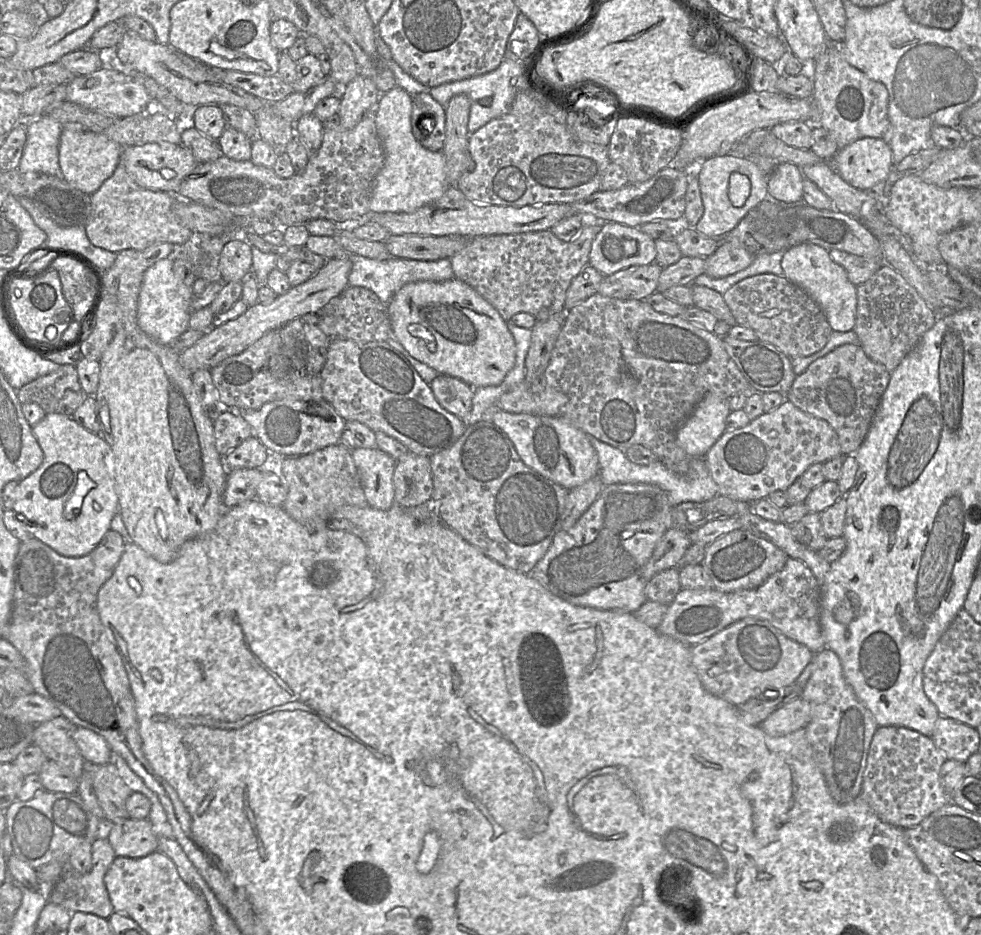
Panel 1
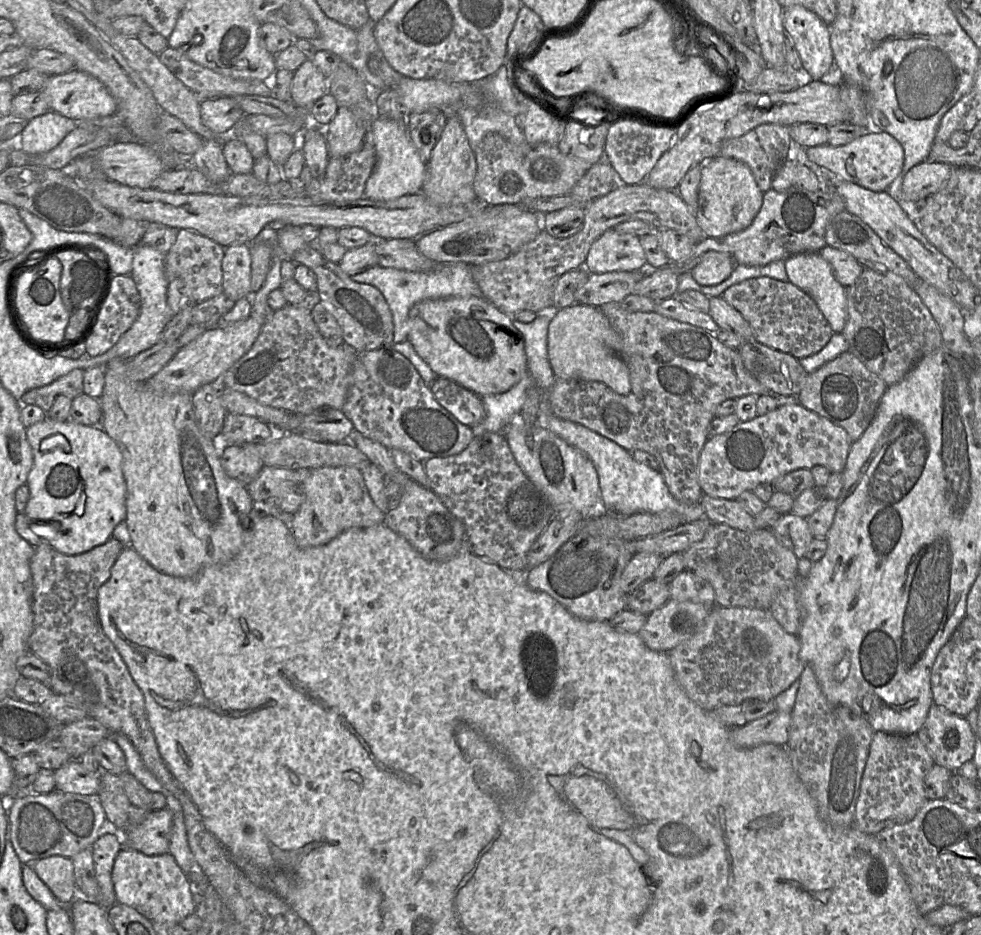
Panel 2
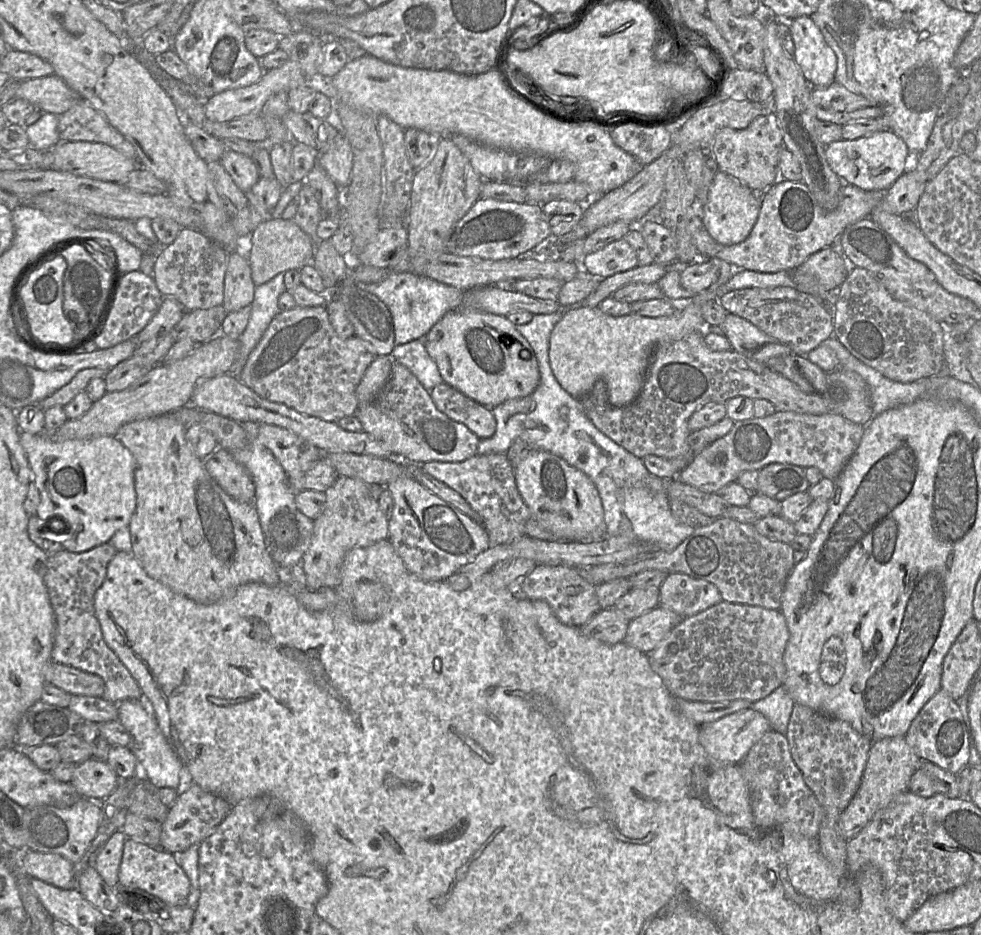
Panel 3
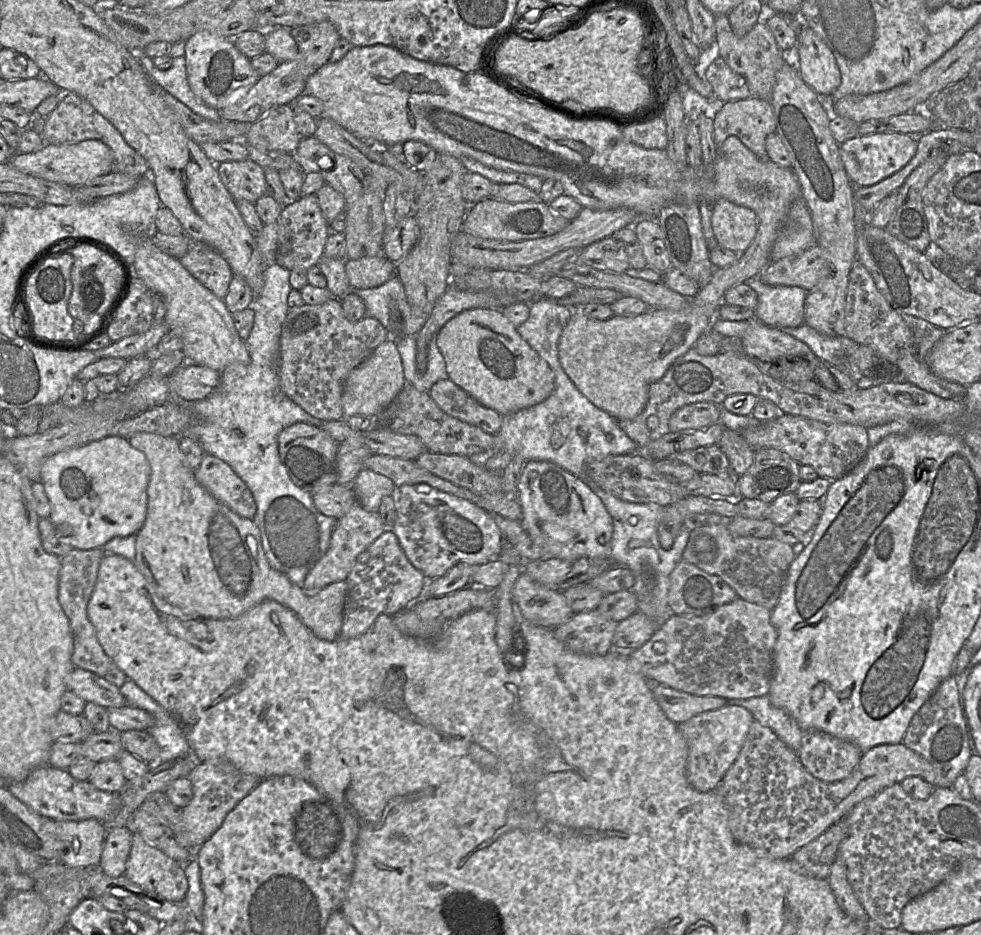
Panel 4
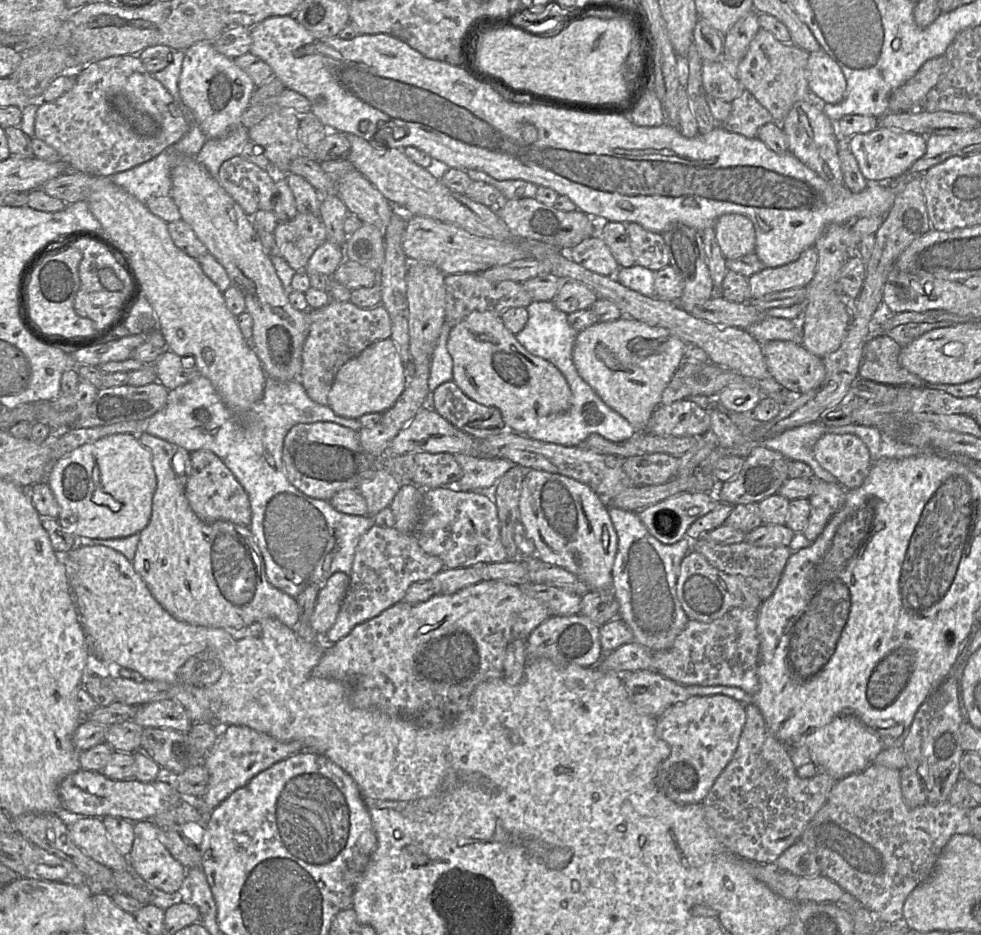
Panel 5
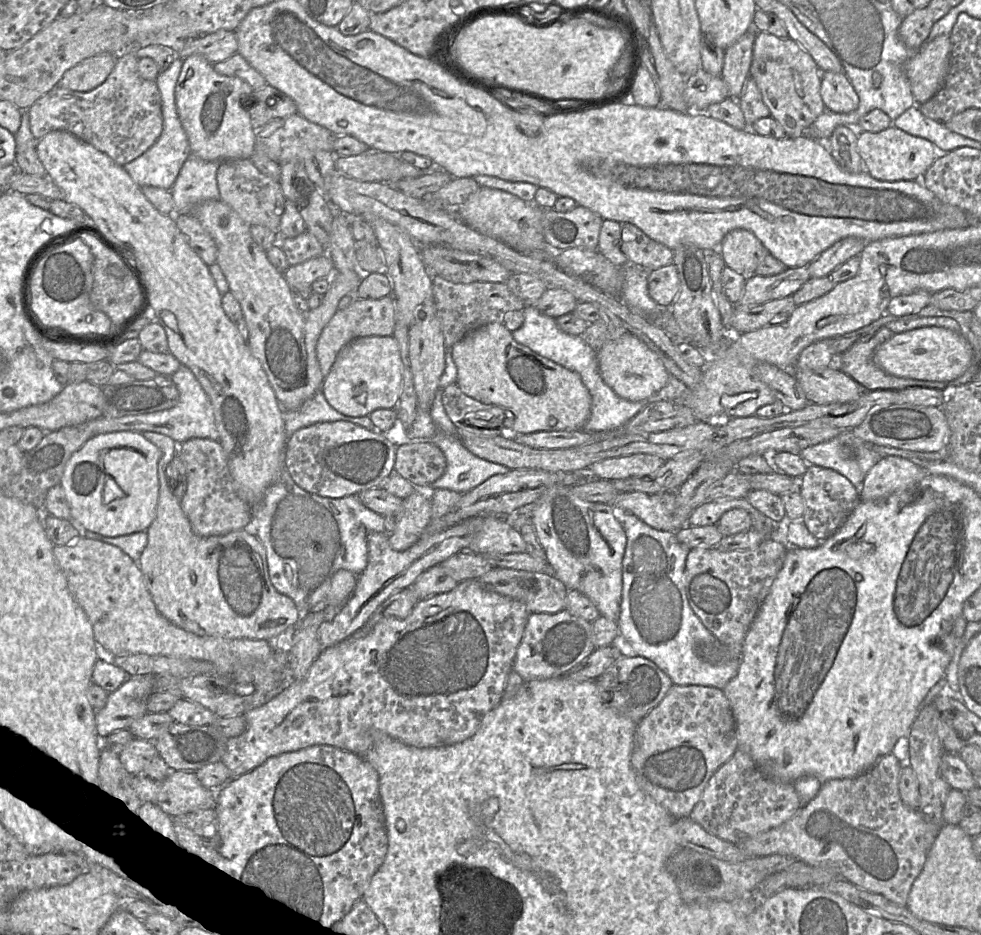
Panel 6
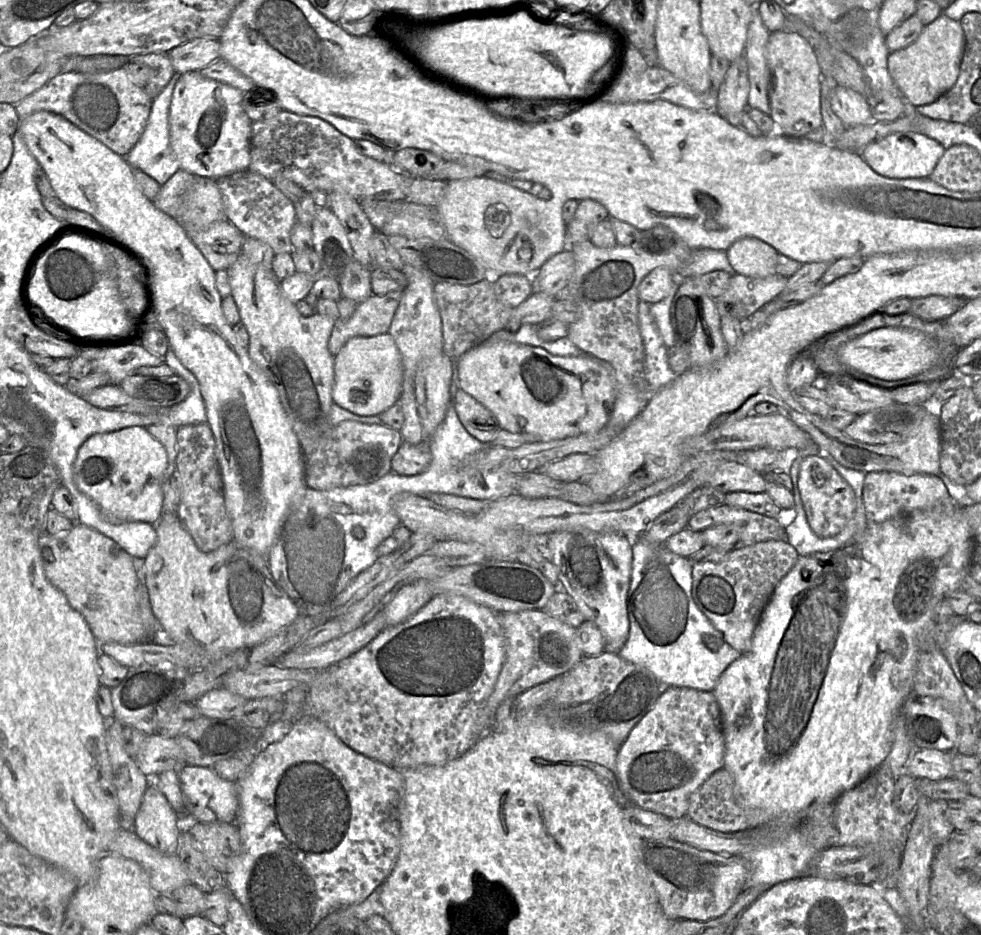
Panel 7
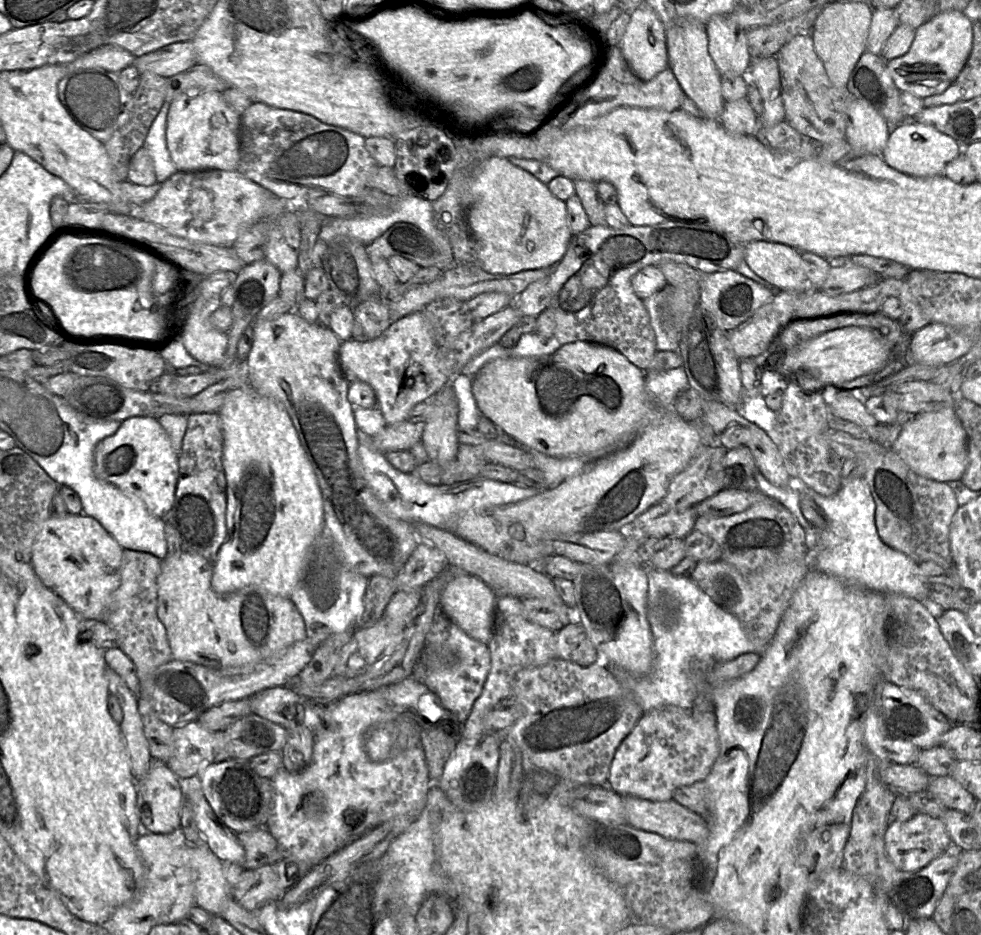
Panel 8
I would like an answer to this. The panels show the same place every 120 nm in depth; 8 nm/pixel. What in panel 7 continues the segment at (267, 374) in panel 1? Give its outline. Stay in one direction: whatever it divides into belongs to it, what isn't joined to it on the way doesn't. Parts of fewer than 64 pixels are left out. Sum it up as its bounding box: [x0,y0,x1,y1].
[328,291,402,355]

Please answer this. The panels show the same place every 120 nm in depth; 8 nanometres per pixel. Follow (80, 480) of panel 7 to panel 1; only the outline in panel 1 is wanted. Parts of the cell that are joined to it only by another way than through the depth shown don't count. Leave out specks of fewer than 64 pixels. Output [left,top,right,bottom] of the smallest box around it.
[12,412,119,557]

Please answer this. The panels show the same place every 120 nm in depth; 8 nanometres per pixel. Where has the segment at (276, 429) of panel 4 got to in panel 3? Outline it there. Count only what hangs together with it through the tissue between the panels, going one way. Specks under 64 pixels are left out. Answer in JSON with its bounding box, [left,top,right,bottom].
[231,272,313,569]

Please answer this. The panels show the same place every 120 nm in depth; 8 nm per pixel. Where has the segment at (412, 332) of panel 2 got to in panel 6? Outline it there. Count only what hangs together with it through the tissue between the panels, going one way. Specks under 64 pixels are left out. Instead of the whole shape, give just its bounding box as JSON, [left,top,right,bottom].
[451,323,591,434]

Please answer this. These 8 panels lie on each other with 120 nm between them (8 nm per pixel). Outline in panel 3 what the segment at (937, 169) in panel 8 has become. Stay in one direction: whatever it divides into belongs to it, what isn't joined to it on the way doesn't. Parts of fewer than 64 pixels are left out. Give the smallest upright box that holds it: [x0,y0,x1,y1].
[825,129,911,192]

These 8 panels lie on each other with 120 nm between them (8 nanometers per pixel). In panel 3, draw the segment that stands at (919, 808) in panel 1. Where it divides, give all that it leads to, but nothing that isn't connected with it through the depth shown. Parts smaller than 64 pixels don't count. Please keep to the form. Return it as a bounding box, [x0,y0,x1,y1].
[838,736,922,841]

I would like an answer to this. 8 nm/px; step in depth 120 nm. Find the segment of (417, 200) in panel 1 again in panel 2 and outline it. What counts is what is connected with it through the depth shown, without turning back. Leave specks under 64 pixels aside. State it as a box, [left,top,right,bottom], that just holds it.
[364,116,426,201]

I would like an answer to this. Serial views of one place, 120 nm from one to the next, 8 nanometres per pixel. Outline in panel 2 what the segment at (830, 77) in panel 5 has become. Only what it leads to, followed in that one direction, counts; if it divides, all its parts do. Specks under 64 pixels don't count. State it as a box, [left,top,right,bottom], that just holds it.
[783,5,834,80]

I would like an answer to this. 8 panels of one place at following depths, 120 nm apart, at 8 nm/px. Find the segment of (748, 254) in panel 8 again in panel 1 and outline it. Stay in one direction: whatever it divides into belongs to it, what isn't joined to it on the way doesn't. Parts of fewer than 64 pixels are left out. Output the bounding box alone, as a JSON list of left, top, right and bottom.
[694,154,768,239]

